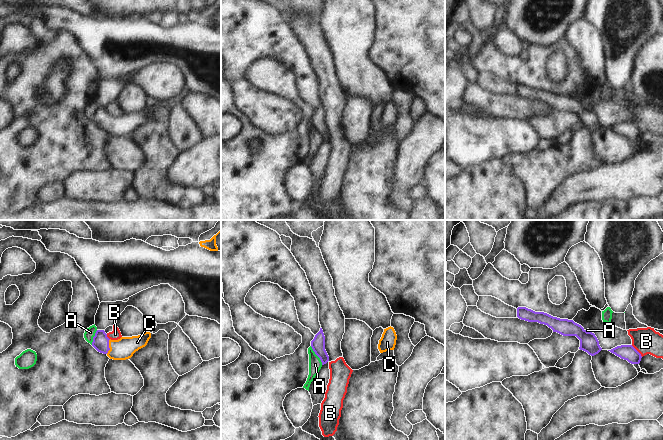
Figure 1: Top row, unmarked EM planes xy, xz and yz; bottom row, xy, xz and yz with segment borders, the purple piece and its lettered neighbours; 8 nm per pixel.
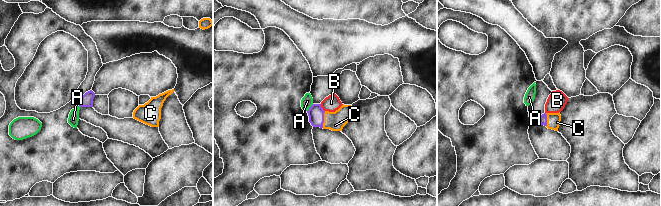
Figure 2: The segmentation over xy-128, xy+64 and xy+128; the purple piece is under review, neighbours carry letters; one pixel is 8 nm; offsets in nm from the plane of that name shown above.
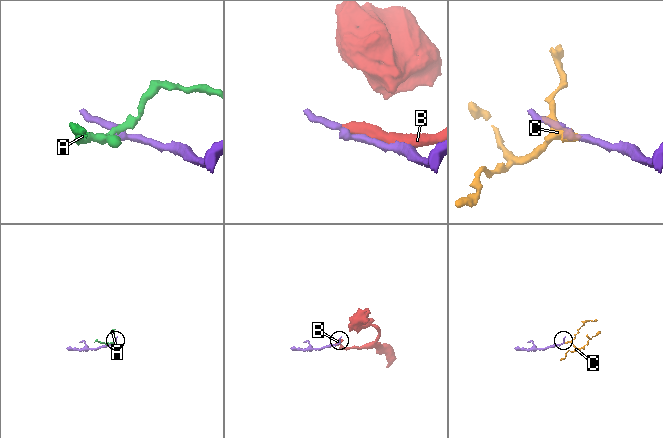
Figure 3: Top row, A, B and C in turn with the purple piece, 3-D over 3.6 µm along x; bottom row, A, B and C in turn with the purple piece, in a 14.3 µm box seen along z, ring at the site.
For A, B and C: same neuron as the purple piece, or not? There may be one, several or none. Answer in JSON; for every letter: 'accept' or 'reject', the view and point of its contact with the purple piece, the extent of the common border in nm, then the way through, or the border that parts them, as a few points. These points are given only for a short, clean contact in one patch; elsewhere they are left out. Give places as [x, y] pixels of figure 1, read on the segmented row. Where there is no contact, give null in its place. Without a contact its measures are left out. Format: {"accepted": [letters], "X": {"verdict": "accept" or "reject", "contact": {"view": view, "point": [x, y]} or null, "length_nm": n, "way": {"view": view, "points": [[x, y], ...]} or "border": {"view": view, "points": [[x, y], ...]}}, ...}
{"accepted": ["C"], "A": {"verdict": "reject", "contact": {"view": "xz", "point": [316, 354]}, "length_nm": 180, "border": {"view": "xz", "points": [[310, 346], [322, 364]]}}, "B": {"verdict": "reject", "contact": {"view": "yz", "point": [637, 351]}, "length_nm": 130, "border": {"view": "yz", "points": [[631, 345], [642, 356]]}}, "C": {"verdict": "accept", "contact": {"view": "xy", "point": [108, 346]}, "length_nm": 120, "way": {"view": "xy", "points": [[100, 342], [108, 346], [124, 348]]}}}

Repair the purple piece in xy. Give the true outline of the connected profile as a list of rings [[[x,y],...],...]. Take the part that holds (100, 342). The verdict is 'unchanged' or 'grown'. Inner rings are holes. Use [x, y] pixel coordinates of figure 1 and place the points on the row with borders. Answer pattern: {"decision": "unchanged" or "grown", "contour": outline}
{"decision": "grown", "contour": [[[97,330],[93,337],[92,346],[100,353],[106,354],[113,360],[126,360],[133,356],[139,349],[145,347],[151,338],[150,332],[138,336],[121,337],[111,340],[104,330]]]}

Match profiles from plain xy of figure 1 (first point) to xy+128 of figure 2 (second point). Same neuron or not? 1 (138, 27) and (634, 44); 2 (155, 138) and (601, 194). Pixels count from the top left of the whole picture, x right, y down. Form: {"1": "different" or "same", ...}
{"1": "same", "2": "different"}

